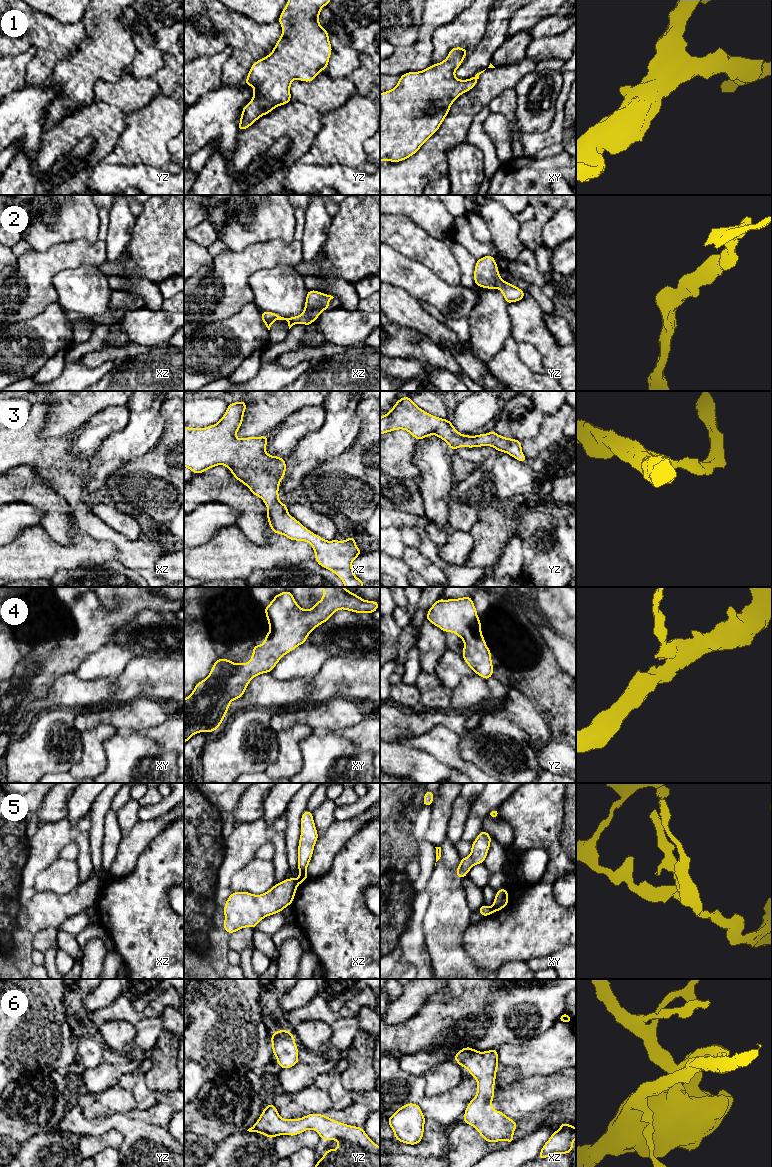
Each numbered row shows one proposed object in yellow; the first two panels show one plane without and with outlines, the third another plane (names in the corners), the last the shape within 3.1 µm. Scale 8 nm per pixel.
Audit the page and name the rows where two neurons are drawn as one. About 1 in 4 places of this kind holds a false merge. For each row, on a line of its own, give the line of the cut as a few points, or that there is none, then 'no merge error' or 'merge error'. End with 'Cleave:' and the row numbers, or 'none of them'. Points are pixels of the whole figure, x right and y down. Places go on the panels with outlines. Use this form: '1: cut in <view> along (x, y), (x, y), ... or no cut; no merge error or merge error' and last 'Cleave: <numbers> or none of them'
1: no cut; no merge error
2: no cut; no merge error
3: no cut; no merge error
4: no cut; no merge error
5: cut in xz along (296, 879), (298, 883); merge error
6: no cut; no merge error
Cleave: 5

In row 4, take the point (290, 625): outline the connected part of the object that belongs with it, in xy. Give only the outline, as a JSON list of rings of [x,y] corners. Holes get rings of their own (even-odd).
[[[321,587],[323,597],[308,610],[302,609],[291,591],[283,591],[273,598],[264,610],[271,631],[266,633],[262,645],[253,646],[251,660],[247,663],[232,663],[230,659],[218,658],[207,678],[198,682],[192,693],[184,699],[184,744],[200,732],[213,733],[222,723],[230,703],[241,698],[250,681],[263,673],[271,673],[280,659],[299,645],[305,644],[309,634],[328,621],[340,609],[354,613],[371,613],[379,609],[379,601],[368,601],[344,587]]]

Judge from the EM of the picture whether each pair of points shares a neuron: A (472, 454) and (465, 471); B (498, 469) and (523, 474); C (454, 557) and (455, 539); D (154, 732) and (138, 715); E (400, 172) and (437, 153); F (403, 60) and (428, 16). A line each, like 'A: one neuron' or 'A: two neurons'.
A: two neurons
B: one neuron
C: one neuron
D: two neurons
E: one neuron
F: one neuron

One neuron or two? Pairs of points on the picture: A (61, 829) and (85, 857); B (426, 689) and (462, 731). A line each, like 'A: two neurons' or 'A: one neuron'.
A: one neuron
B: two neurons

